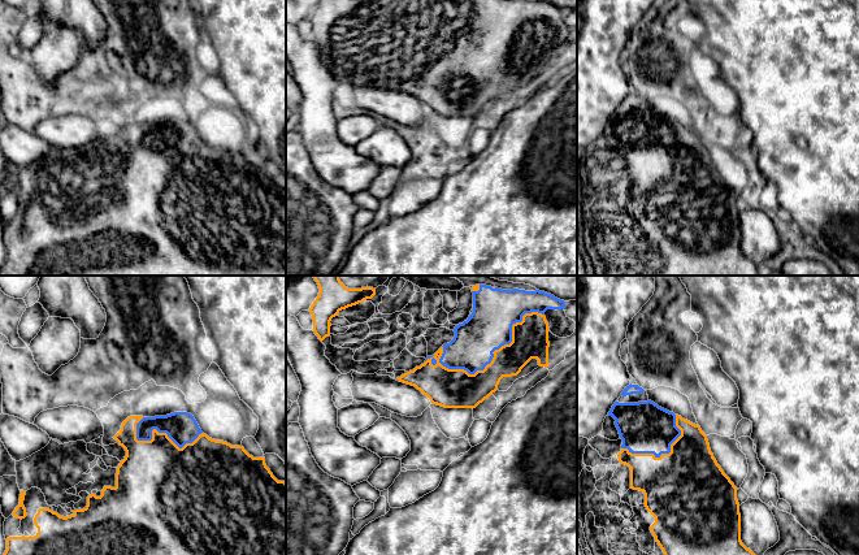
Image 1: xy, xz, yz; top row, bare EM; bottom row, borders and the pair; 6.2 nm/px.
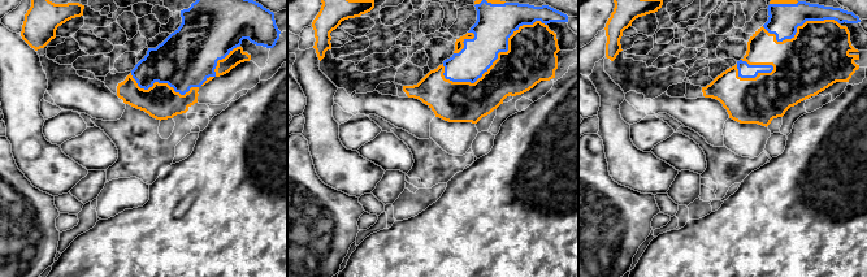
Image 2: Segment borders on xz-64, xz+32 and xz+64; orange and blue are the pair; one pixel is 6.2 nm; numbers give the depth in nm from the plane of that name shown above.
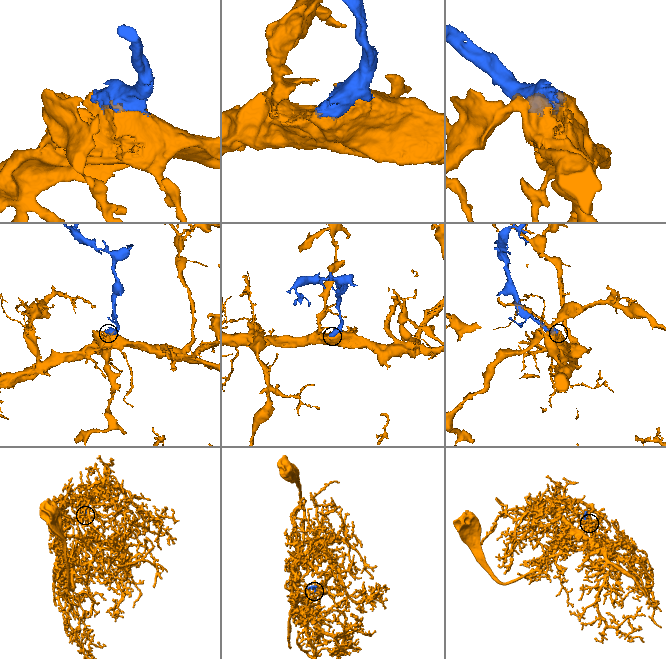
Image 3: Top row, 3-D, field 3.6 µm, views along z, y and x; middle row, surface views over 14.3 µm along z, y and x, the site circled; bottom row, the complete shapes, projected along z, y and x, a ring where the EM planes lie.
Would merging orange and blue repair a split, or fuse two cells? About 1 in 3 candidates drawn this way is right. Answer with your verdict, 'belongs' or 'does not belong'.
belongs

